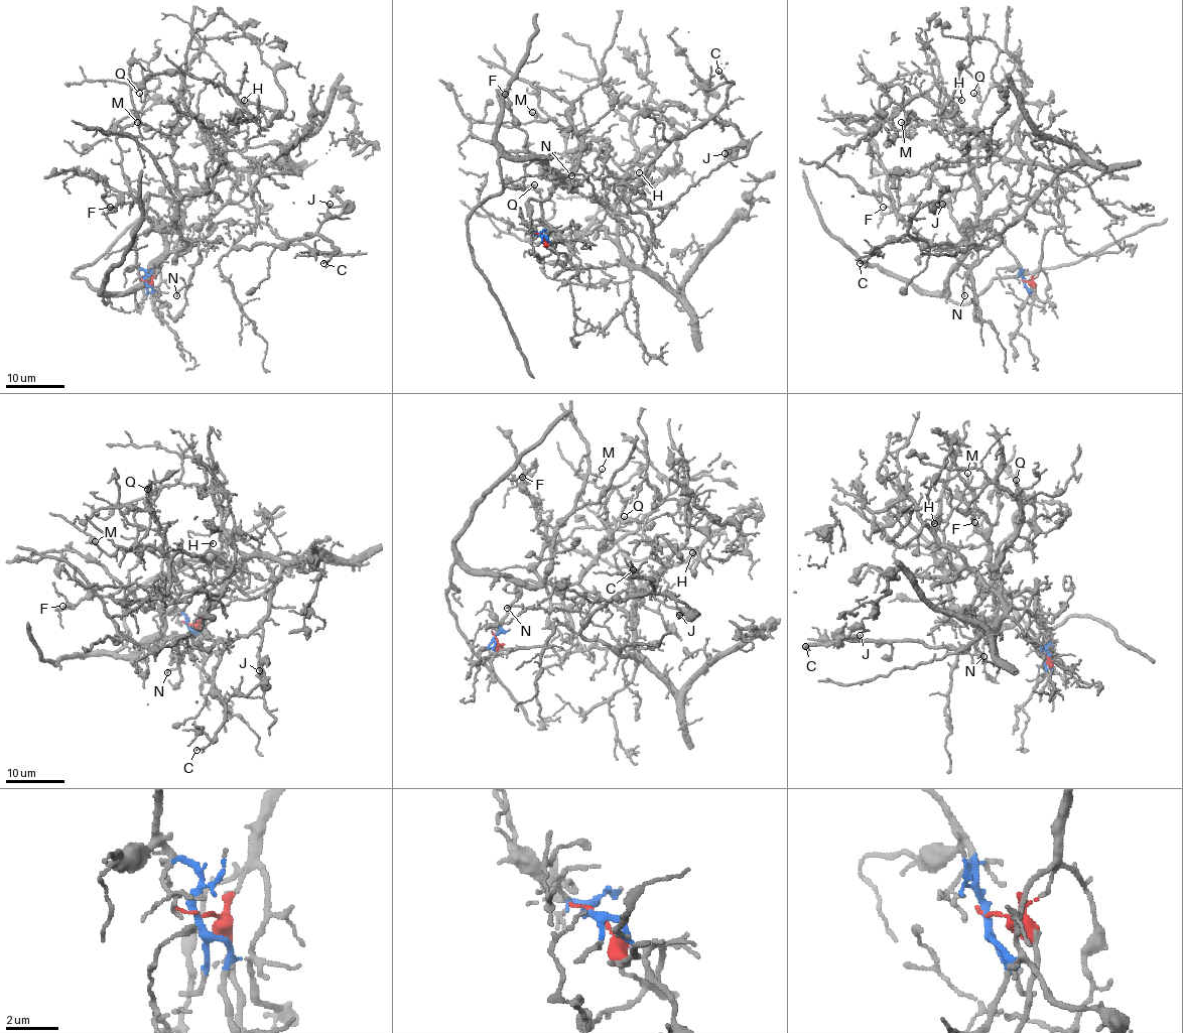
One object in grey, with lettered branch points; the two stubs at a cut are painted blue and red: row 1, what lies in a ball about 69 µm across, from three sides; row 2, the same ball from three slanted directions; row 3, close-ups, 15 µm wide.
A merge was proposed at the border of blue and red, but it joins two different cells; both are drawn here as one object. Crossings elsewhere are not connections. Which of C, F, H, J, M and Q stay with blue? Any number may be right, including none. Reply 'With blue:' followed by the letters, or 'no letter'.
With blue: F, M, Q

